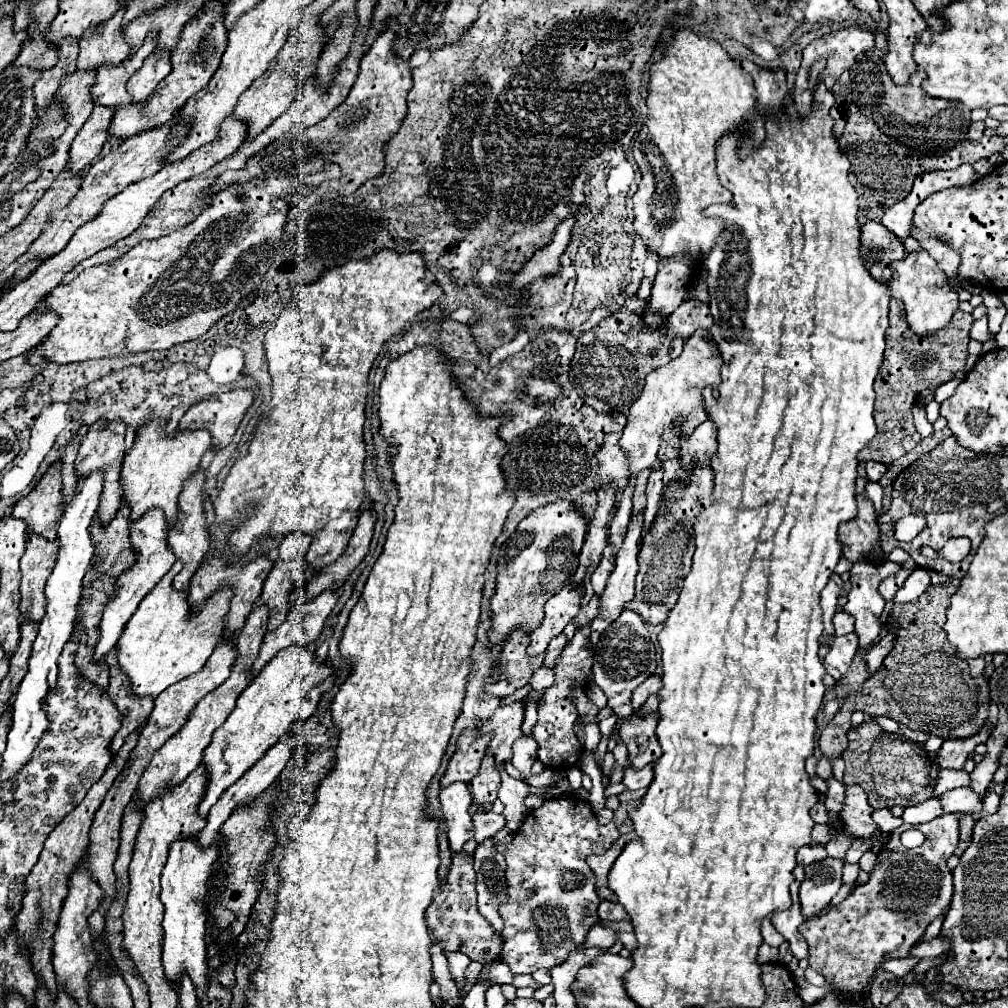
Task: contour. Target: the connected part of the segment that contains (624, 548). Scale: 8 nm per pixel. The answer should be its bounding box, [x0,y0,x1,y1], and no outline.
[591,515,643,645]

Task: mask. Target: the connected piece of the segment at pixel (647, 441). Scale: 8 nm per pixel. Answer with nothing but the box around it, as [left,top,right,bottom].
[619,331,723,475]

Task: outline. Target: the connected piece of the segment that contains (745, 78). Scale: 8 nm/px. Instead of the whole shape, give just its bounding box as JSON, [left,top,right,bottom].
[633,27,765,261]

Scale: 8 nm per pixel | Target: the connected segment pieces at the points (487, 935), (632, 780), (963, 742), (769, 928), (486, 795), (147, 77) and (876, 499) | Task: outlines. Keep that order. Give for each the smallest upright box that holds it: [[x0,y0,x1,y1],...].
[[425,851,503,963],[625,763,653,789],[937,725,989,769],[760,915,785,947],[469,751,499,805],[129,51,171,103],[865,481,883,513]]

